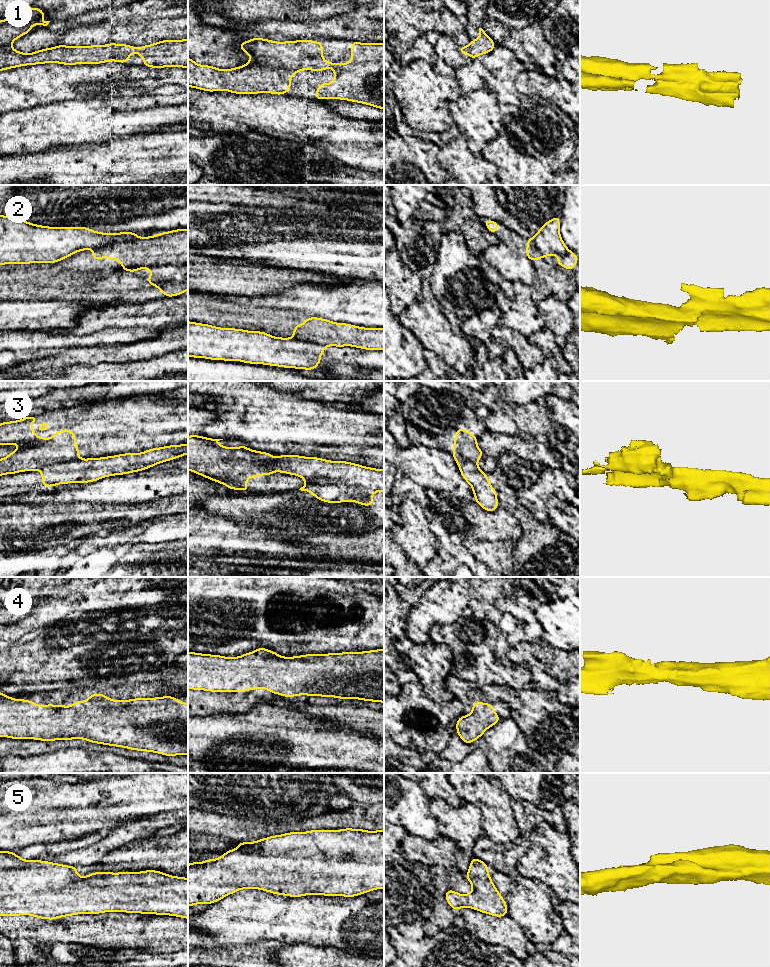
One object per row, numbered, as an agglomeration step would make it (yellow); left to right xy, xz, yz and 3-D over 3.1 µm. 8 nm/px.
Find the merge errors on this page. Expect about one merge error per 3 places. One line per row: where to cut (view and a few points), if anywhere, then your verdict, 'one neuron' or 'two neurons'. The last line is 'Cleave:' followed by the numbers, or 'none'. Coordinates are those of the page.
1: no cut | one neuron
2: xy (137, 237), (131, 240), (122, 240), (103, 245), (96, 250) | two neurons
3: xy (79, 459), (55, 462), (41, 468) | two neurons
4: no cut | one neuron
5: no cut | one neuron
Cleave: 2, 3

